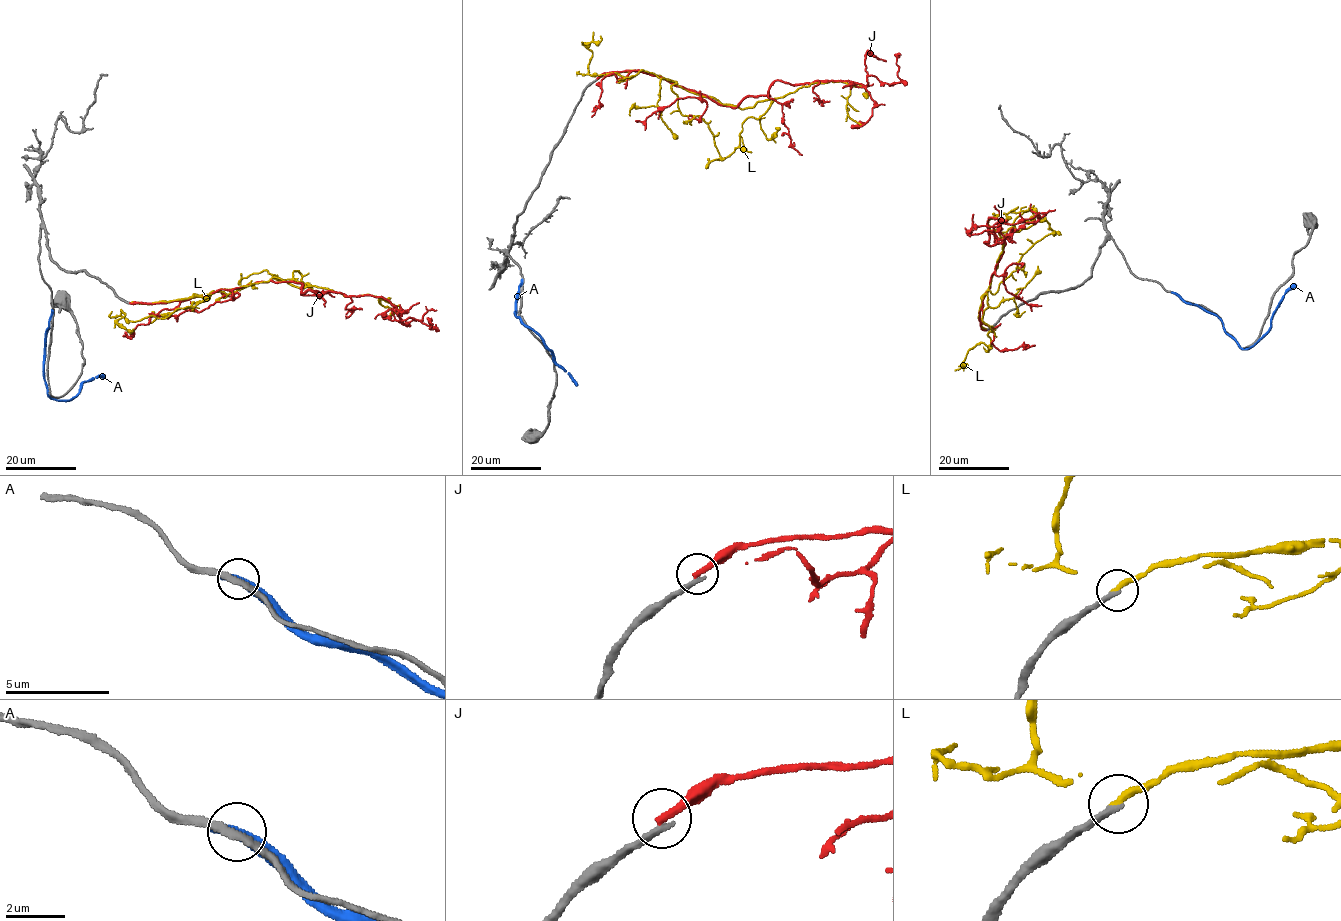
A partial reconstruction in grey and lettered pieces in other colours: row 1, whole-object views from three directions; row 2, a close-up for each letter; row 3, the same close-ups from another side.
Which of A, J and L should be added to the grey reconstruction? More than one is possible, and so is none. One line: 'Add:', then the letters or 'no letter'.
Add: no letter

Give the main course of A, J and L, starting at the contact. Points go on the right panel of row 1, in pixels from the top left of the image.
A: (1174, 293), (1213, 313), (1224, 331), (1243, 349), (1259, 341), (1287, 291), (1296, 286)
J: (985, 329), (980, 309), (1004, 241), (985, 243), (989, 216), (993, 231), (1002, 221), (976, 229)
L: (985, 328), (978, 311), (1004, 236), (1001, 237), (998, 230), (990, 231), (988, 220), (1031, 207), (1037, 212)

